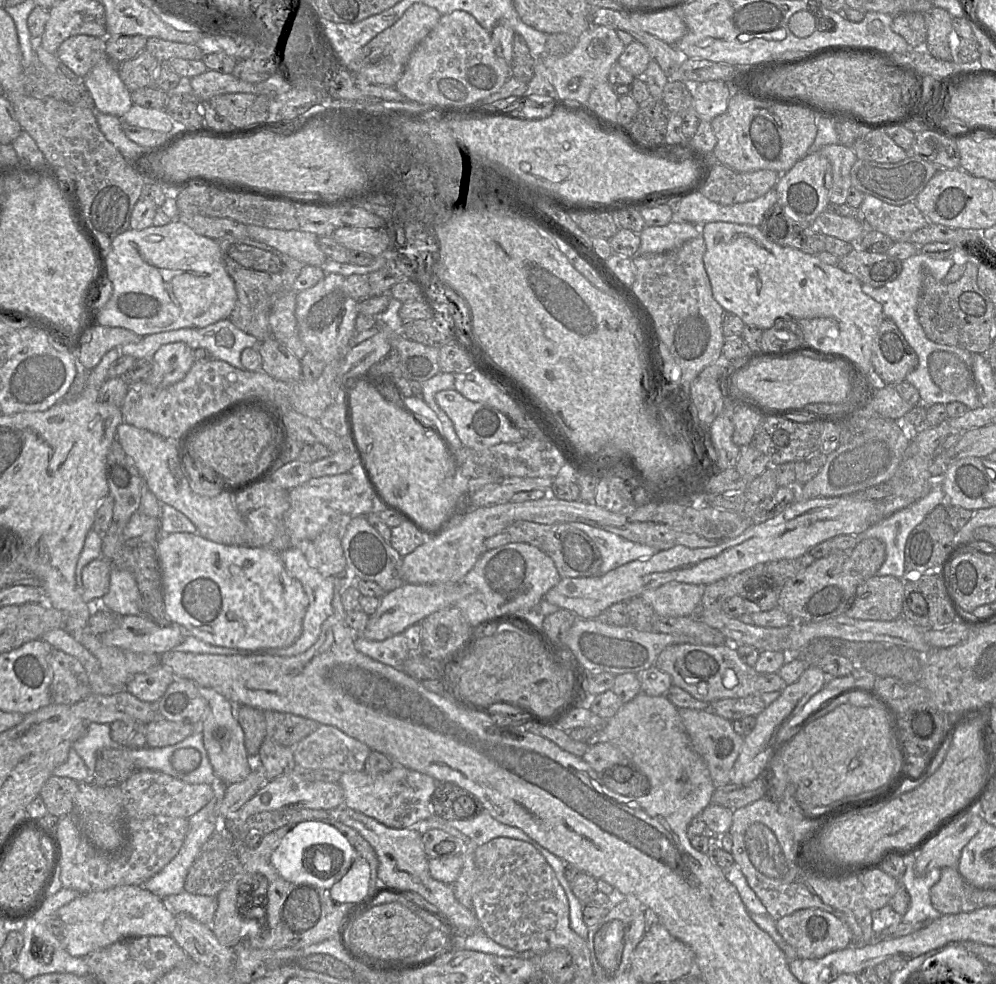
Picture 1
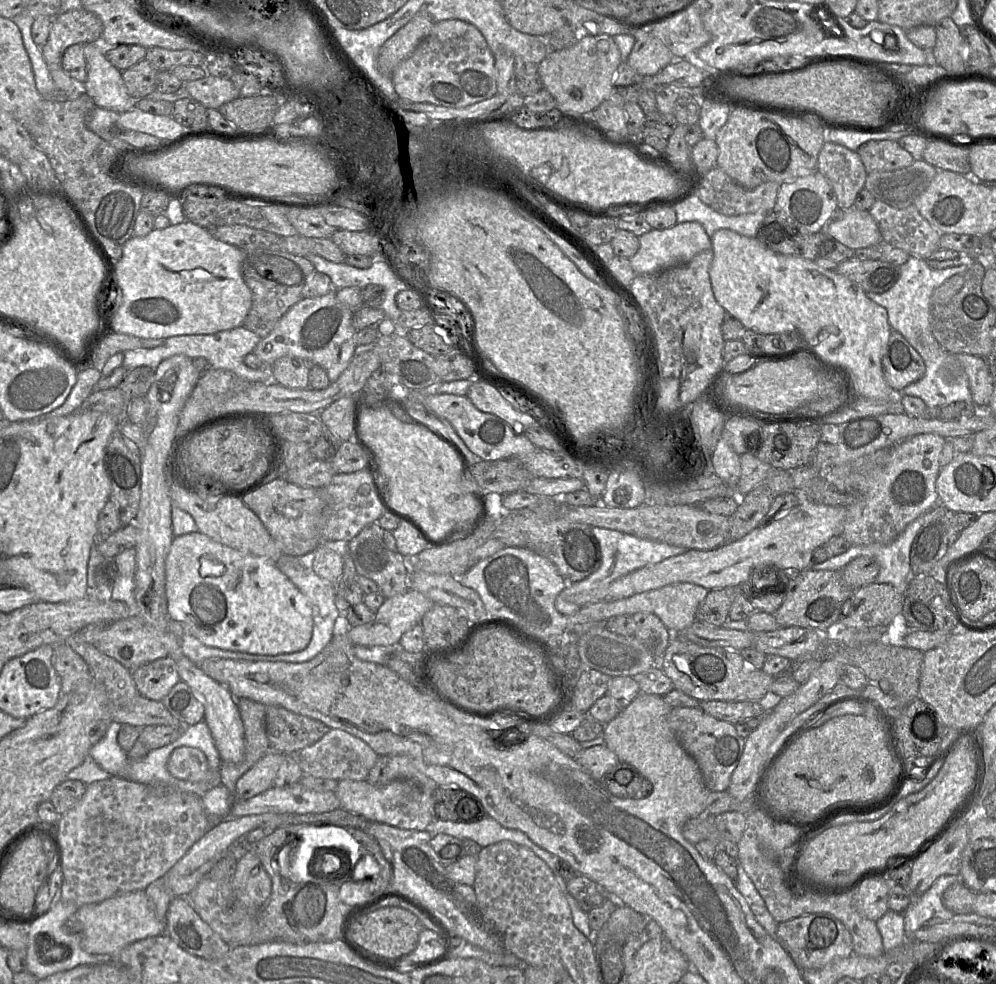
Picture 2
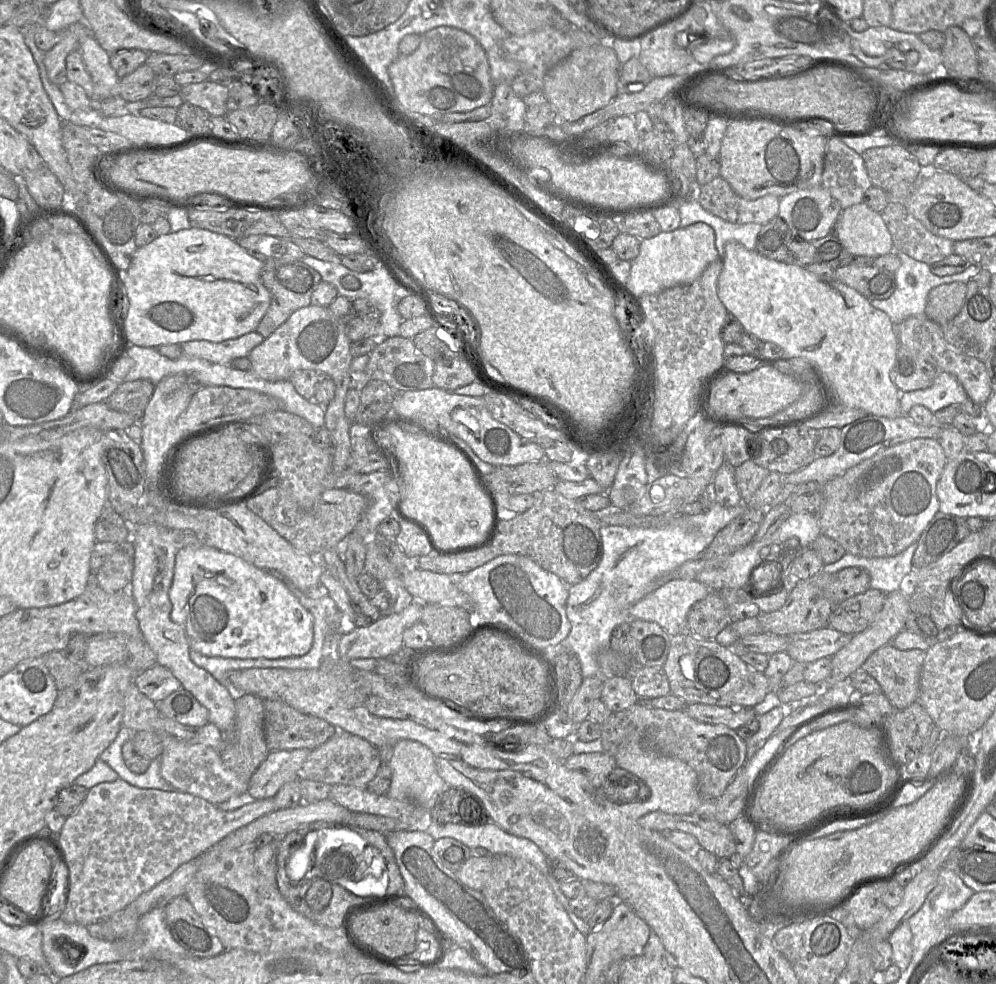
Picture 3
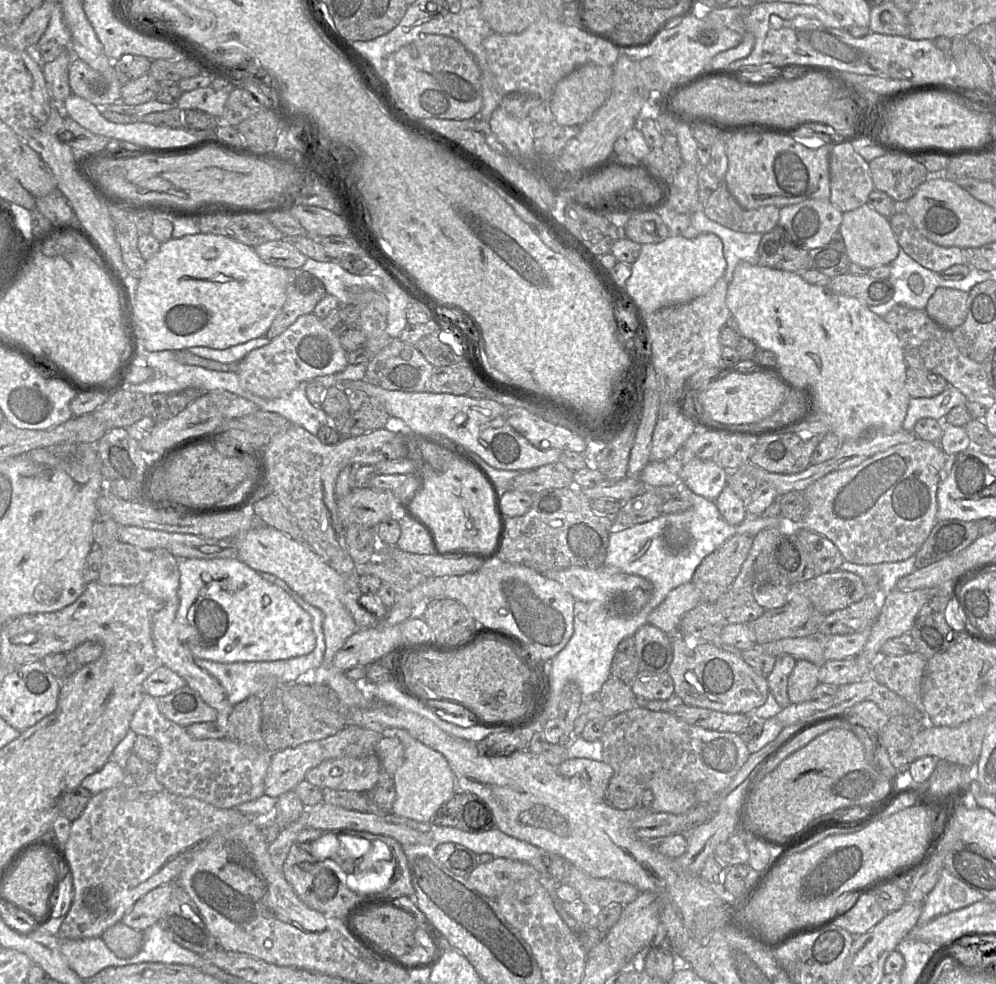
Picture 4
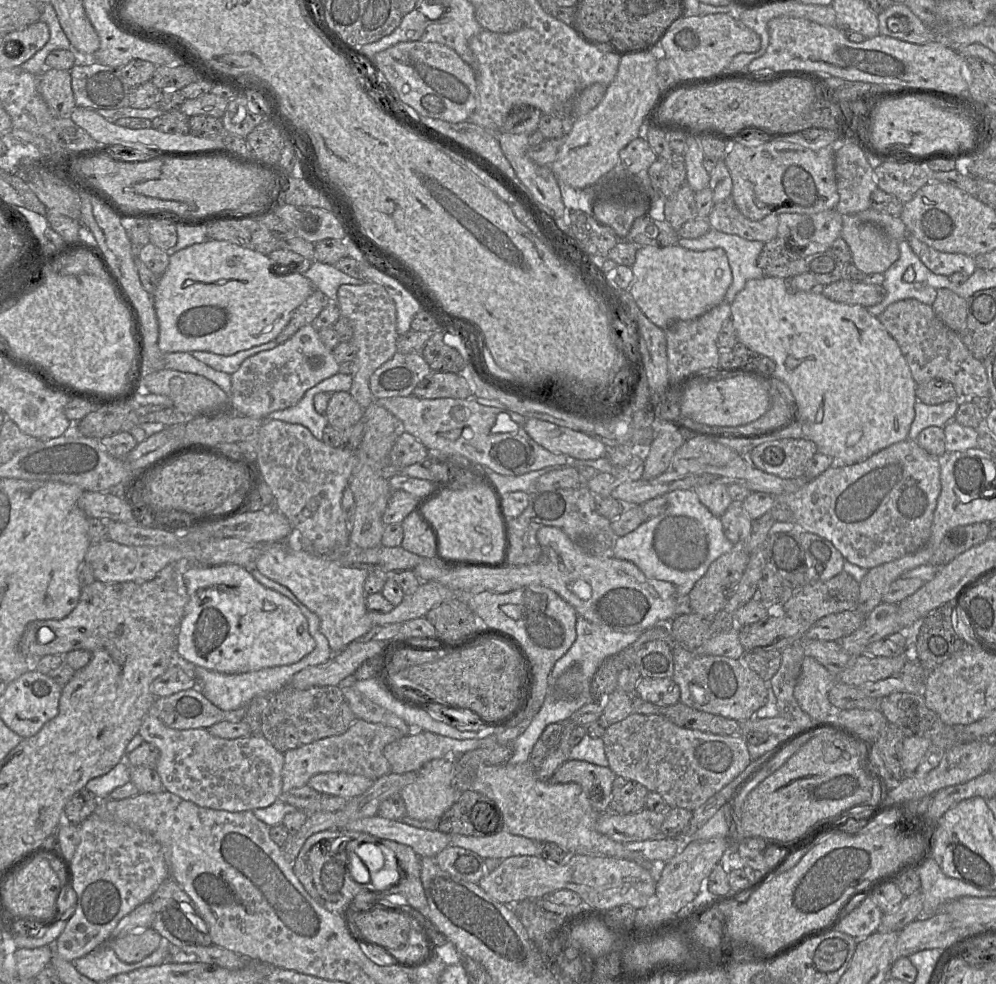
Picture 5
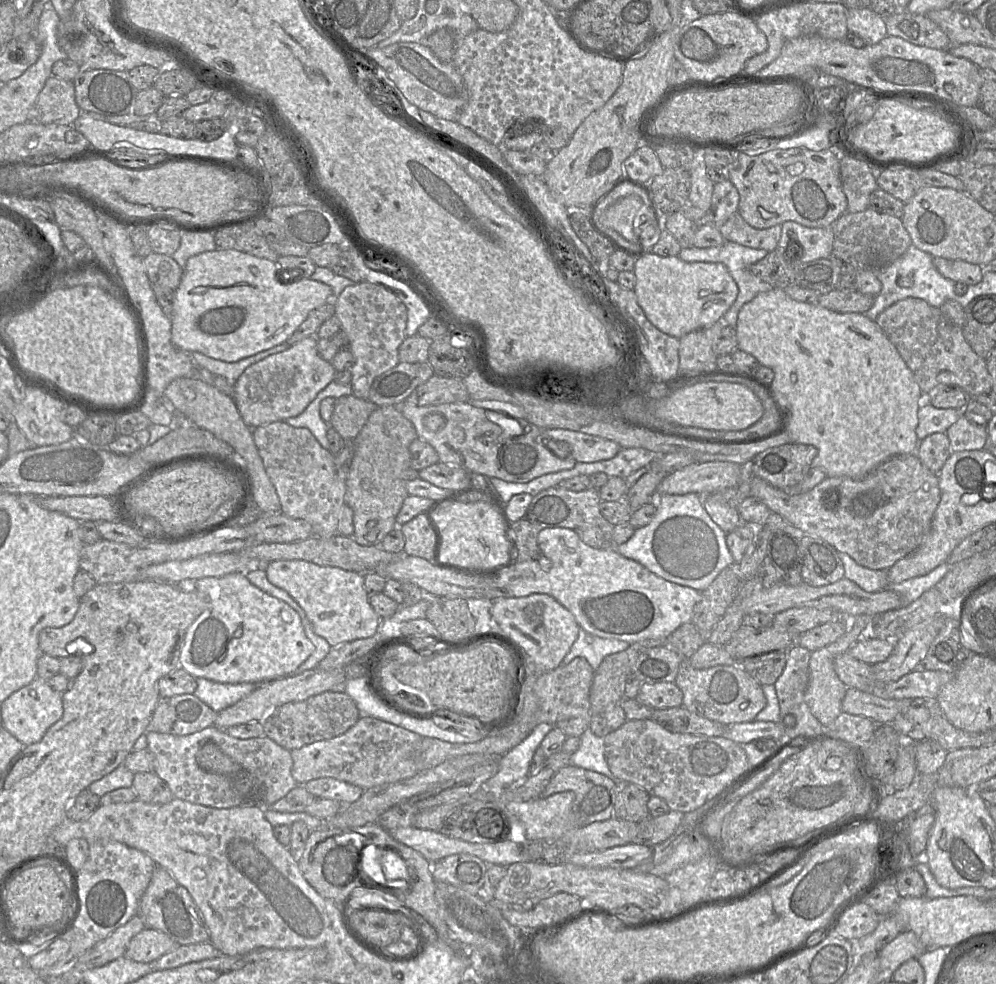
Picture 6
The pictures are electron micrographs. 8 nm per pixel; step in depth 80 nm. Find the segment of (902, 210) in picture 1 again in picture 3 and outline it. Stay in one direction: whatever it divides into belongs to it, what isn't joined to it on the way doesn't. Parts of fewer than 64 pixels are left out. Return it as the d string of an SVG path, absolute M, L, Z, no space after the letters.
M889 202L880 214L891 234L895 251L901 251L911 258L926 263L929 266L954 254L954 242L928 231L920 221L907 211L904 203Z

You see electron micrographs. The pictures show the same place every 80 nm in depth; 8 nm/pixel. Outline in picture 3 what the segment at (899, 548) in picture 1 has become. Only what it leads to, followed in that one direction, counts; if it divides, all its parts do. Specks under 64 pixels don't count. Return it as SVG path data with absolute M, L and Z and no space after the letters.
M916 543L910 545L900 554L892 557L864 558L850 553L838 561L823 566L822 573L836 573L844 568L858 567L870 576L870 588L890 594L900 589L902 579L909 574Z

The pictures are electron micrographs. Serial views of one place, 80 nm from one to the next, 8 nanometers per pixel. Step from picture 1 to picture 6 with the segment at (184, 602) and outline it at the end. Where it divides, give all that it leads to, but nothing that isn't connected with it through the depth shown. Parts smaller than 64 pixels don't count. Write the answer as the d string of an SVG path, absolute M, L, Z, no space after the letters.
M230 573L222 577L205 577L187 584L188 589L195 590L205 602L203 612L188 627L180 653L180 666L195 678L203 677L220 683L251 682L261 684L295 674L297 668L314 652L315 646L304 632L299 614L287 603L275 598L253 585L243 573Z

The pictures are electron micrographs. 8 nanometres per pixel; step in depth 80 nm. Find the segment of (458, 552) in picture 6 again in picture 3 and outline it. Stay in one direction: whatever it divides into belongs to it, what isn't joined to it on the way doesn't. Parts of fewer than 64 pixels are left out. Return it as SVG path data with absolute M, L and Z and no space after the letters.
M390 425L380 432L380 442L394 451L402 468L402 510L422 522L440 549L486 544L494 531L495 515L490 495L477 471L454 448L413 432L412 427Z

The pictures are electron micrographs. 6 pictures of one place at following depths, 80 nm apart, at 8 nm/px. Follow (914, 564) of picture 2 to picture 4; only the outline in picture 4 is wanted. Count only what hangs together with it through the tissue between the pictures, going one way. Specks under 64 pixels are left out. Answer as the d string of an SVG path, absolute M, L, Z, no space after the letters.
M948 519L937 521L915 554L915 567L922 569L946 557L955 556L980 536L977 521Z

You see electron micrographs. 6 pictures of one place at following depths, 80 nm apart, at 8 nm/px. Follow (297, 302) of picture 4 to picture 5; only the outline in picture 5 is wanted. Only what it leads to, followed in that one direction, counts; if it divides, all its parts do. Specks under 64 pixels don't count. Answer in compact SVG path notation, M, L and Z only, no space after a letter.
M315 289L307 299L300 304L279 335L271 340L282 344L292 337L301 327L311 324L318 314L329 304L330 299L320 290Z

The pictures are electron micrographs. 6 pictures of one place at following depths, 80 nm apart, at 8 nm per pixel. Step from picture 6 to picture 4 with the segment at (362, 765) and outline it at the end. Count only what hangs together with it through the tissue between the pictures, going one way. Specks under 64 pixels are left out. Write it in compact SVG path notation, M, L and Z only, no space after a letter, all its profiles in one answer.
M346 725L334 736L322 740L303 743L278 752L271 752L271 761L264 780L264 795L278 798L292 791L305 779L307 772L325 760L333 758L363 758L375 753L377 743L383 737L382 733L356 725Z

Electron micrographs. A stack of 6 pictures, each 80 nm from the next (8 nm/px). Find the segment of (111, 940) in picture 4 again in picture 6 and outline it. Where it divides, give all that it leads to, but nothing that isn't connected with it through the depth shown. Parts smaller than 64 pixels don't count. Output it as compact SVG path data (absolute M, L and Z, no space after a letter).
M145 927L129 942L124 956L136 962L151 962L176 949L180 944L165 933Z

